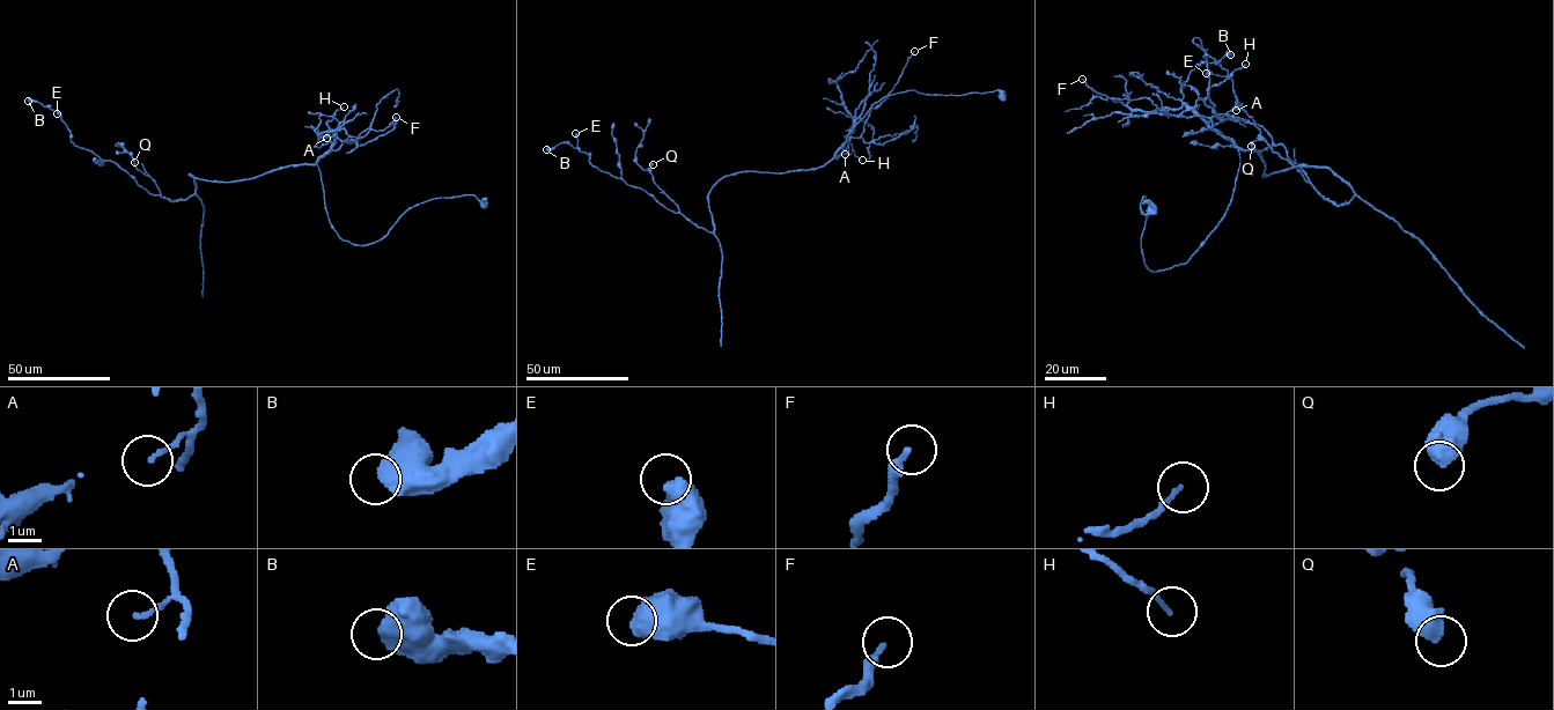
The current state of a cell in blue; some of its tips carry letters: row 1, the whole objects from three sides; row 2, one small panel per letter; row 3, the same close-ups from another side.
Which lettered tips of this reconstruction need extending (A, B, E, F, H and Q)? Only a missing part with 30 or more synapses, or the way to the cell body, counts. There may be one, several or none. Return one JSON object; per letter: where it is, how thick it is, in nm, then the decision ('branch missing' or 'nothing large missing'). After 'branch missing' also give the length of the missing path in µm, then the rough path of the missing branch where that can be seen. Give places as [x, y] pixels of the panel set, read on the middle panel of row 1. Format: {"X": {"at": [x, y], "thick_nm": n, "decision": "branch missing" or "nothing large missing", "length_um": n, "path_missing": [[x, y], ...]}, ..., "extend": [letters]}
{"A": {"at": [845, 154], "thick_nm": 140, "decision": "nothing large missing"}, "B": {"at": [546, 149], "thick_nm": 800, "decision": "nothing large missing"}, "E": {"at": [575, 133], "thick_nm": 750, "decision": "nothing large missing"}, "F": {"at": [914, 51], "thick_nm": 240, "decision": "nothing large missing"}, "H": {"at": [862, 160], "thick_nm": 130, "decision": "nothing large missing"}, "Q": {"at": [653, 164], "thick_nm": 650, "decision": "nothing large missing"}, "extend": []}

